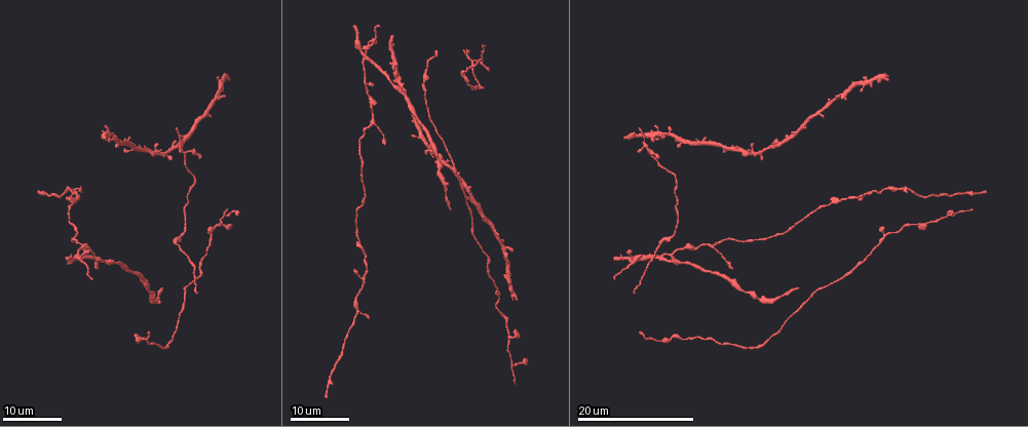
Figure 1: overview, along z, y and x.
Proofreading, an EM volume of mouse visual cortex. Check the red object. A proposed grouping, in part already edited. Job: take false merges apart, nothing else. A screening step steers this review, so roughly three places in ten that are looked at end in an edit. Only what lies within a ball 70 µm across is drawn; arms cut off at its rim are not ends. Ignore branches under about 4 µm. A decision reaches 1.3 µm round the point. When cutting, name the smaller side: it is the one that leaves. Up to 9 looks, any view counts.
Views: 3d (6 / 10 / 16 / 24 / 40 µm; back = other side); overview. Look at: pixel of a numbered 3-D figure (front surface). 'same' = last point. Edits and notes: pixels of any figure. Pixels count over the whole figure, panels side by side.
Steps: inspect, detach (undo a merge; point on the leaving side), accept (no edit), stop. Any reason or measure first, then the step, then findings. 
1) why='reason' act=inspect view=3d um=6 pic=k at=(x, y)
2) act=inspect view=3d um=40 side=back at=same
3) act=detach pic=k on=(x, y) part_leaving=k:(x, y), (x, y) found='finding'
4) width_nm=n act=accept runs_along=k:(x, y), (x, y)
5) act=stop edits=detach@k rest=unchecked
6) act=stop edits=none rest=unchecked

why='three-way junction' act=inspect view=3d um=24 pic=1 at=(499, 296)

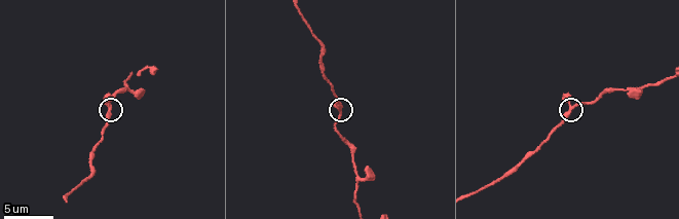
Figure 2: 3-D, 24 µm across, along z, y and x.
act=inspect view=3d um=10 pic=2 at=(109, 106)

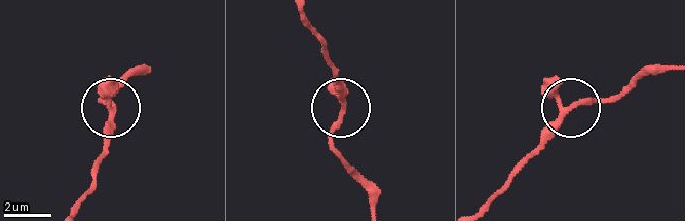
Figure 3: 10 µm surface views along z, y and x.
act=accept runs_along=3:(484, 206), (566, 112), (623, 96) found='all the same cell'

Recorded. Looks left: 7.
why='calibre changes' act=inspect view=3d um=16 pic=1 at=(356, 310)

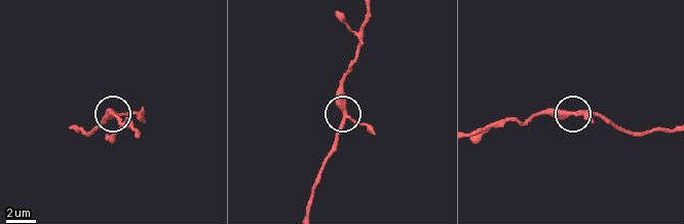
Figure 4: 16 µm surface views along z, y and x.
act=inspect view=3d um=6 pic=4 at=(574, 112)

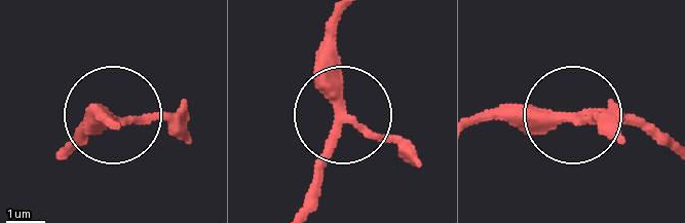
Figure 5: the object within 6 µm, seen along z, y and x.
act=accept runs_along=5:(336, 21), (333, 99), (342, 128), (316, 203) found='continuous, no second cell'

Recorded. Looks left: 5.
act=inspect view=3d um=24 pic=1 at=(714, 245)

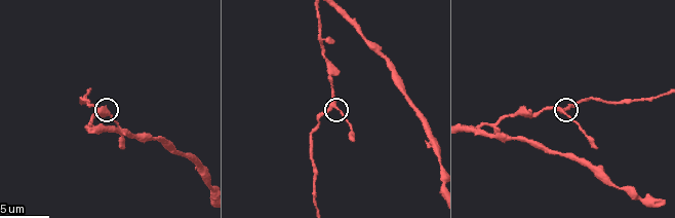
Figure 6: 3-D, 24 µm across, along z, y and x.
why='closer look' act=inspect view=3d um=10 pic=6 at=(562, 113)

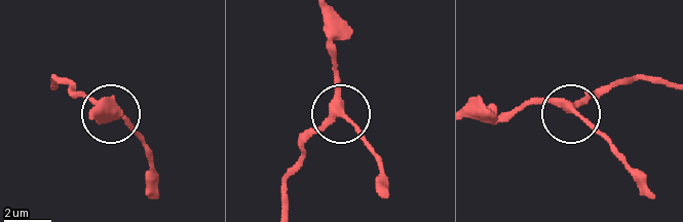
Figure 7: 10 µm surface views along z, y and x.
width_nm=260 act=accept runs_along=7:(473, 117), (556, 105), (579, 117), (613, 150) found='continuous, no second cell'

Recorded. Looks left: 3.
why='three arms meet' act=inspect view=3d um=16 pic=1 at=(364, 55)

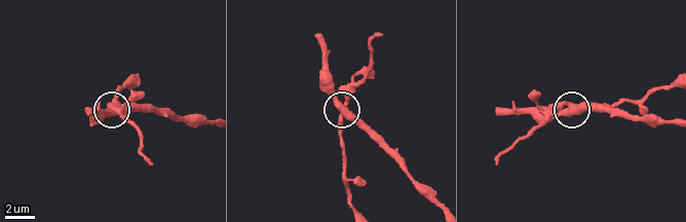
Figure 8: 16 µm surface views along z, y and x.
act=inspect view=3d um=10 pic=8 at=(573, 109)

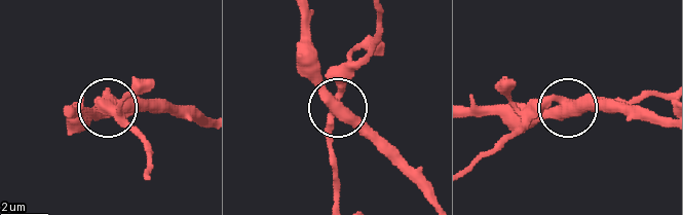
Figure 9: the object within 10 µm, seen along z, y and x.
width_nm=430 act=detach pic=9 on=(88, 111) part_leaving=9:(570, 107), (635, 107), (663, 116) found='two cells meet here'

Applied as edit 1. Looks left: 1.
act=stop edits=detach@9 rest=unchecked

